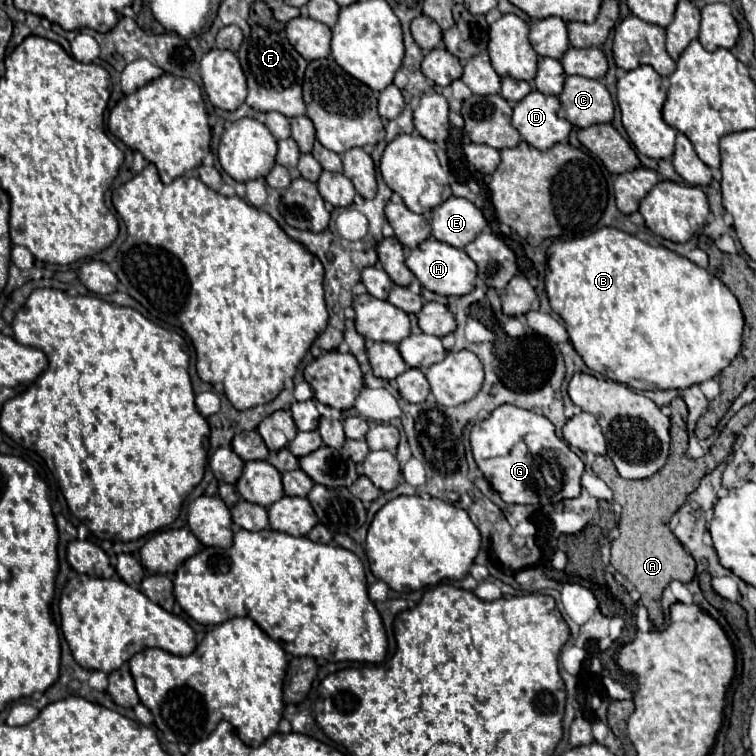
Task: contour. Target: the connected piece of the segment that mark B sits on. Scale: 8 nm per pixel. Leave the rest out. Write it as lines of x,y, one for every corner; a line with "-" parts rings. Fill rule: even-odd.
601,228
593,234
582,235
570,240
555,240
547,250
547,258
549,258
549,262
547,262
549,270
545,274
545,290
549,296
549,304
551,304
553,312
557,312
563,318
573,348
577,350
577,354
583,358
583,362
591,370
595,370
615,382
637,388
637,390
683,390
717,376
739,354
741,332
743,332
743,314
741,314
737,298
729,292
729,288
721,280
717,280
707,270
699,268
697,264
689,262
687,258
683,258
663,246
659,246
659,248
649,246
647,242
627,234
623,230
617,230
617,228

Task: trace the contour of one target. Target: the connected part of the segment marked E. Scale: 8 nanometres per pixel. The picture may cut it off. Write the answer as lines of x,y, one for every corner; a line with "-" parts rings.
451,196
429,212
429,224
439,242
463,248
475,240
477,234
481,234
487,222
481,210
475,208
475,204
471,204
467,198

